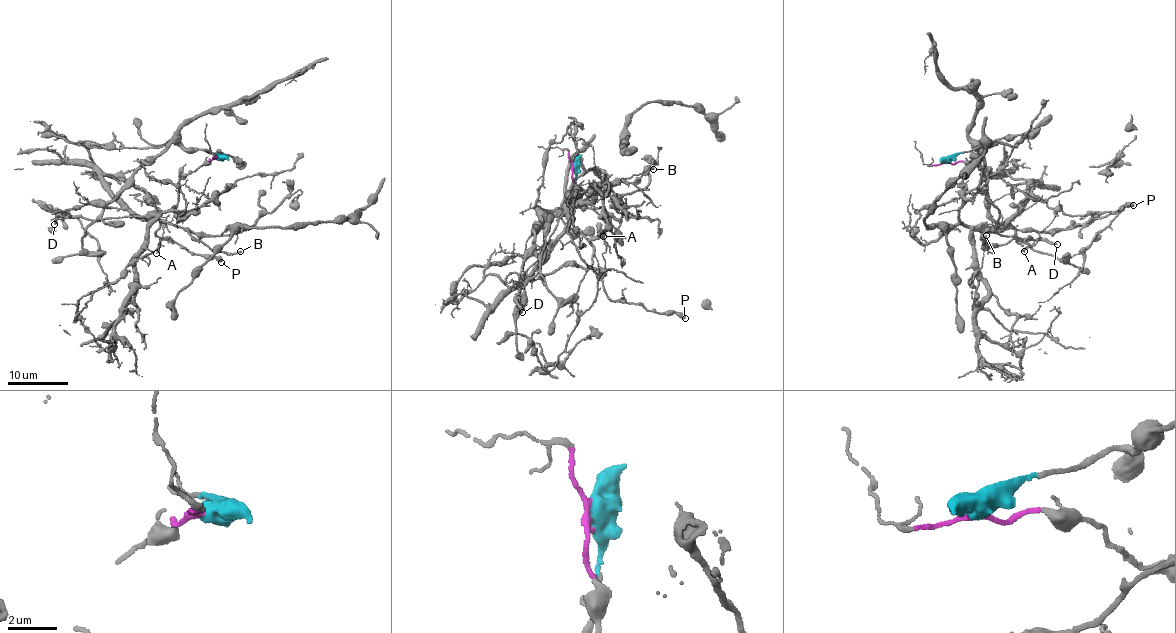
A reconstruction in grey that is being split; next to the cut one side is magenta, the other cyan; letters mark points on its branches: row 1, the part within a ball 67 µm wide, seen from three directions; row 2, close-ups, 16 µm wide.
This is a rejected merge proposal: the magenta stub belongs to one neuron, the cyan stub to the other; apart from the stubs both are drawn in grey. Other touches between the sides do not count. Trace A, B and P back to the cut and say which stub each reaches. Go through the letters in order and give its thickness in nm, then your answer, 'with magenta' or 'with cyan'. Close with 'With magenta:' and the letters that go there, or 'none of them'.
A: 150 nm thick; with magenta
B: 240 nm thick; with magenta
P: 480 nm thick; with magenta
With magenta: A, B, P

